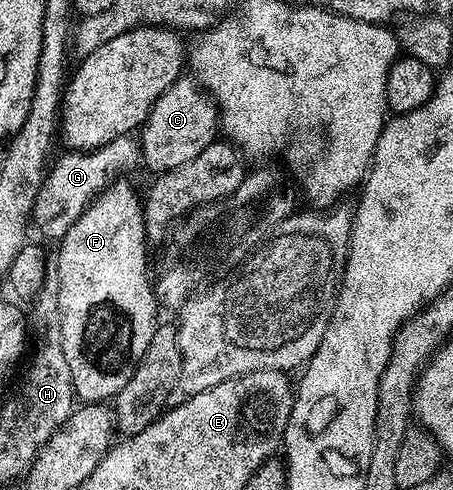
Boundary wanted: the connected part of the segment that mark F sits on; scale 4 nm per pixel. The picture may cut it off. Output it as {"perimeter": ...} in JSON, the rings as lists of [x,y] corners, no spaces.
{"perimeter":[[[117,179],[108,185],[88,205],[88,209],[75,223],[66,231],[66,235],[59,238],[60,254],[56,257],[56,269],[54,276],[58,279],[58,307],[60,308],[60,326],[62,327],[62,351],[66,351],[66,363],[70,363],[70,375],[72,376],[73,394],[84,403],[104,403],[115,398],[116,394],[130,383],[142,355],[146,355],[146,347],[150,347],[150,339],[154,339],[154,331],[158,324],[156,309],[156,291],[153,278],[150,276],[150,265],[148,269],[148,244],[150,238],[144,227],[144,207],[141,194],[136,194],[134,186],[128,179]]]}

